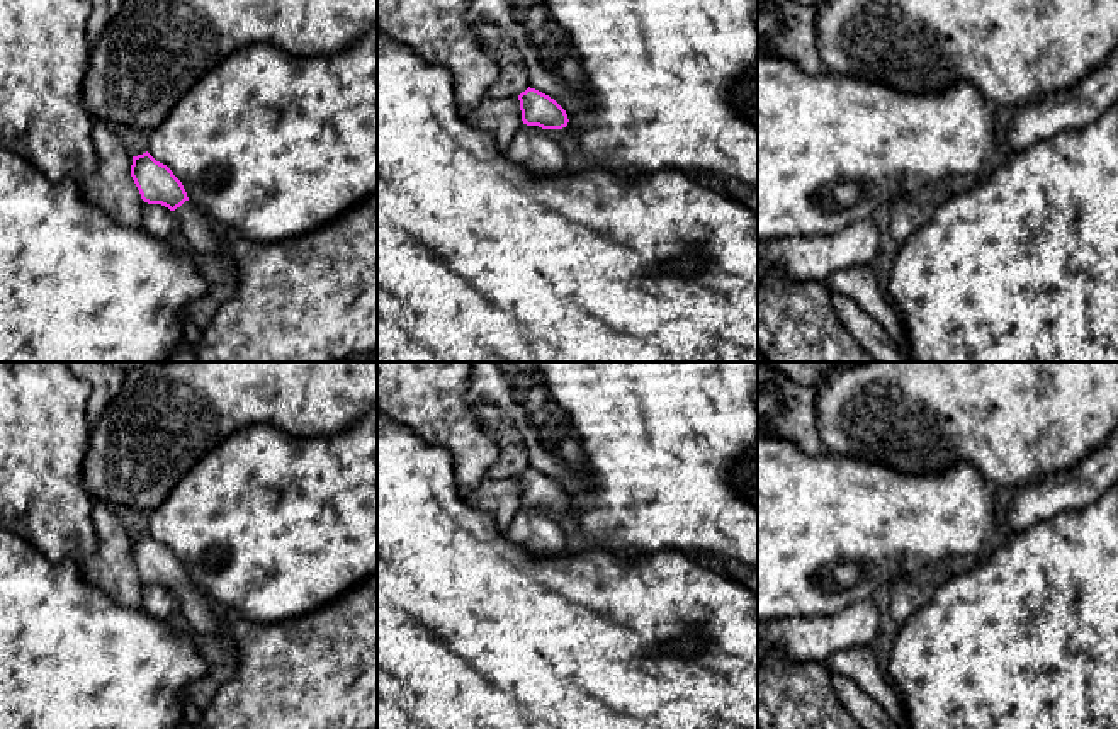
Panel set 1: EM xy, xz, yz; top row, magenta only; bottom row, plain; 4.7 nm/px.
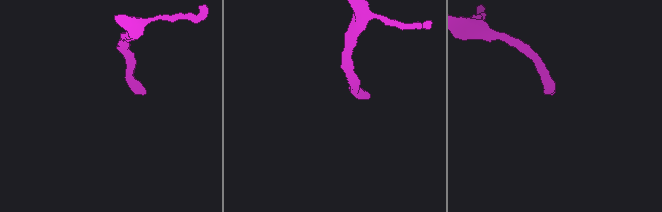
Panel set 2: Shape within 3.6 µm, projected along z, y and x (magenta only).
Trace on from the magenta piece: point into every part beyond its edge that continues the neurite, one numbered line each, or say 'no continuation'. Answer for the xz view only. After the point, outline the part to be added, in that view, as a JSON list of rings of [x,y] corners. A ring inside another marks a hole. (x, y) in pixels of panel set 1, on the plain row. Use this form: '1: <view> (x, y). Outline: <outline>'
no continuation

